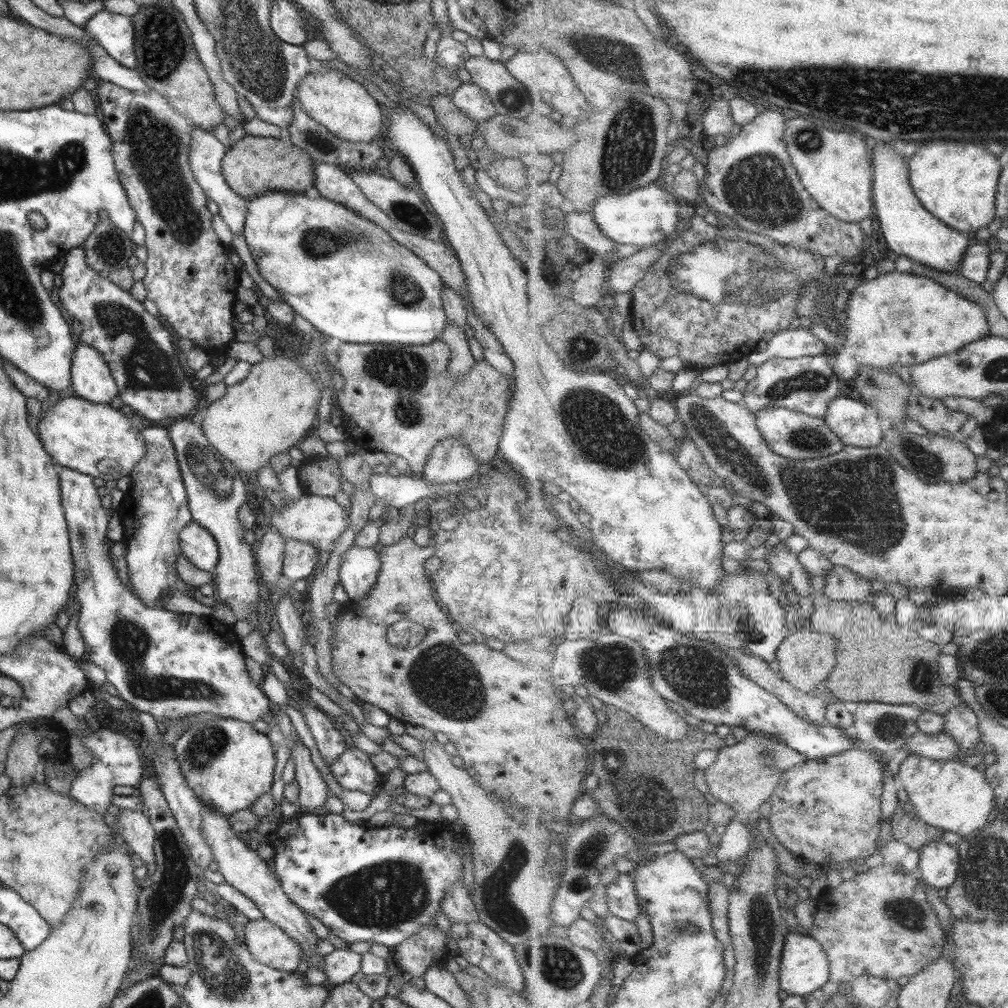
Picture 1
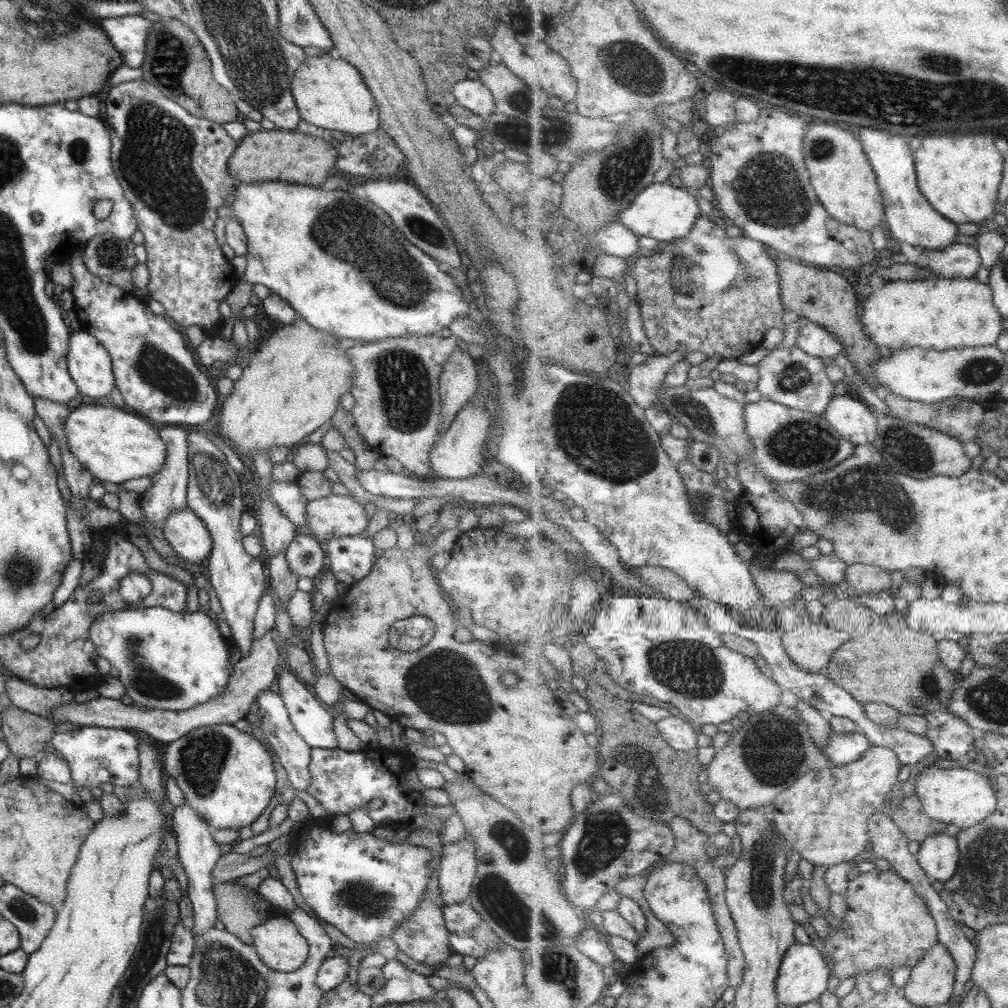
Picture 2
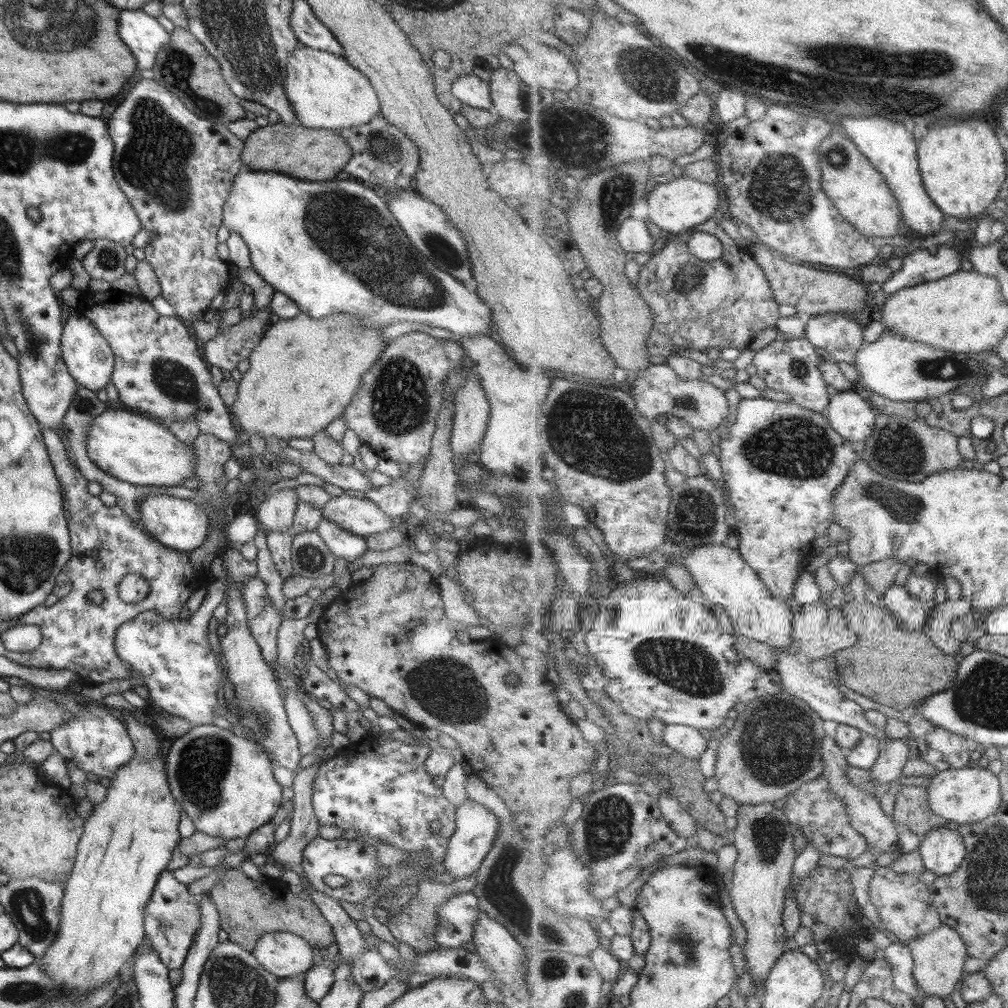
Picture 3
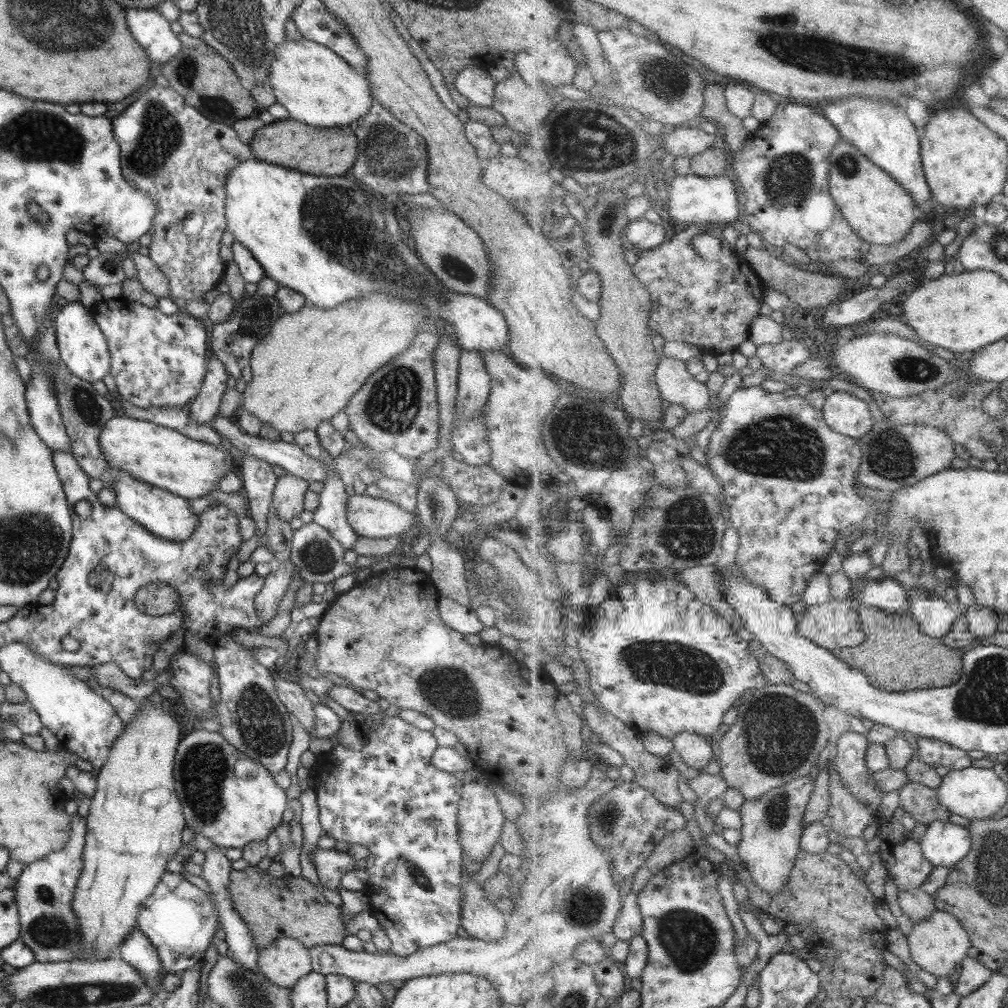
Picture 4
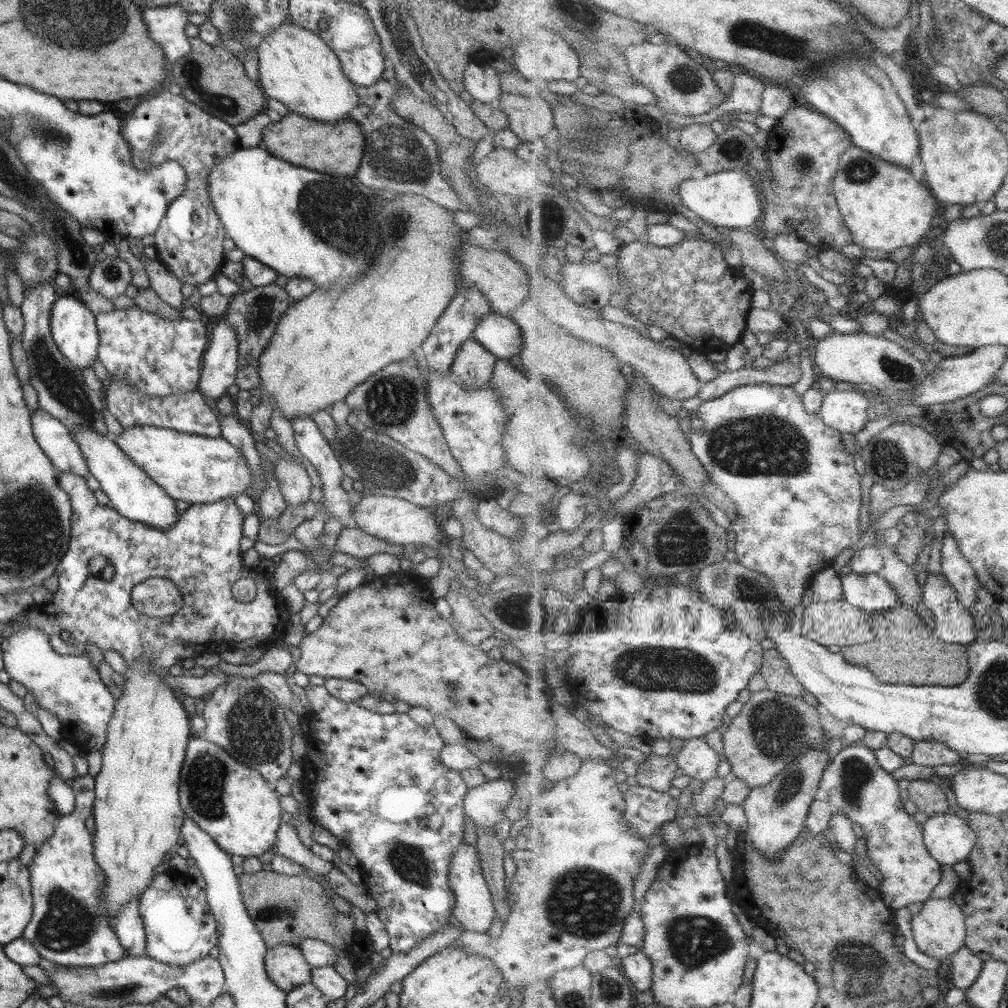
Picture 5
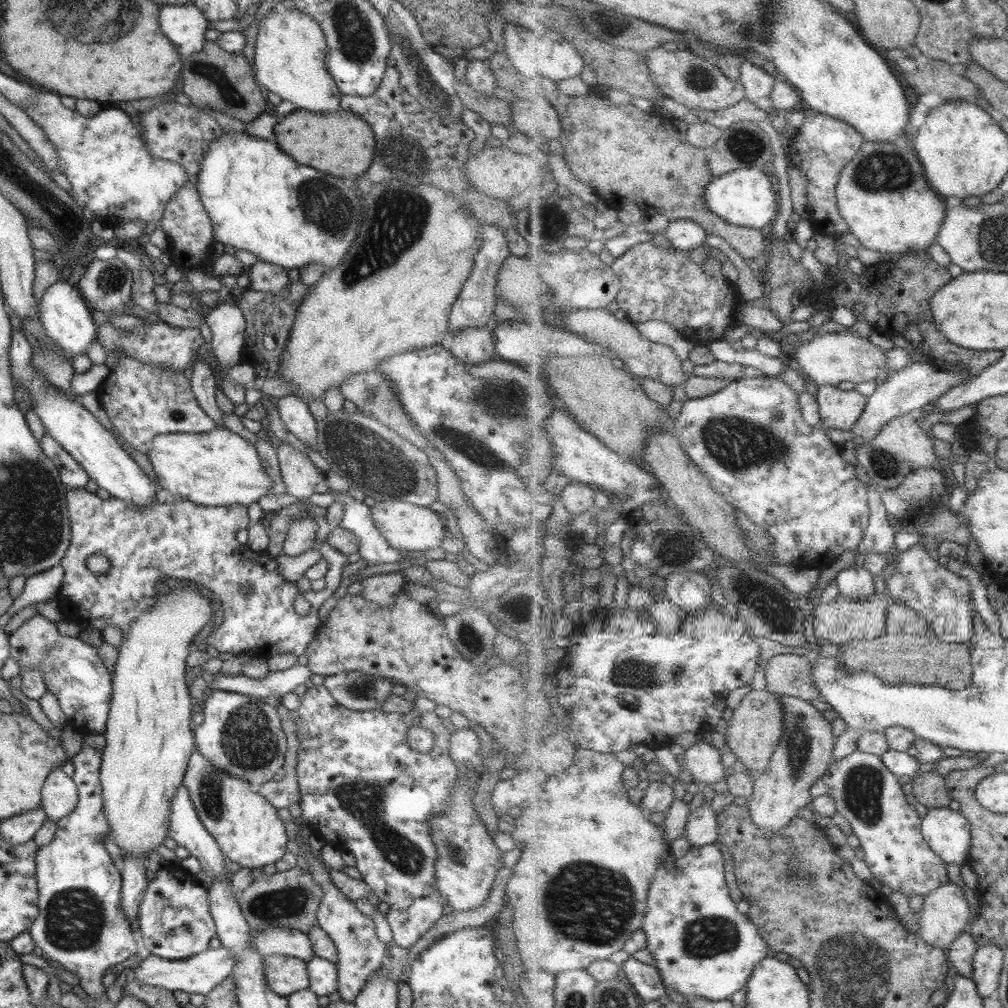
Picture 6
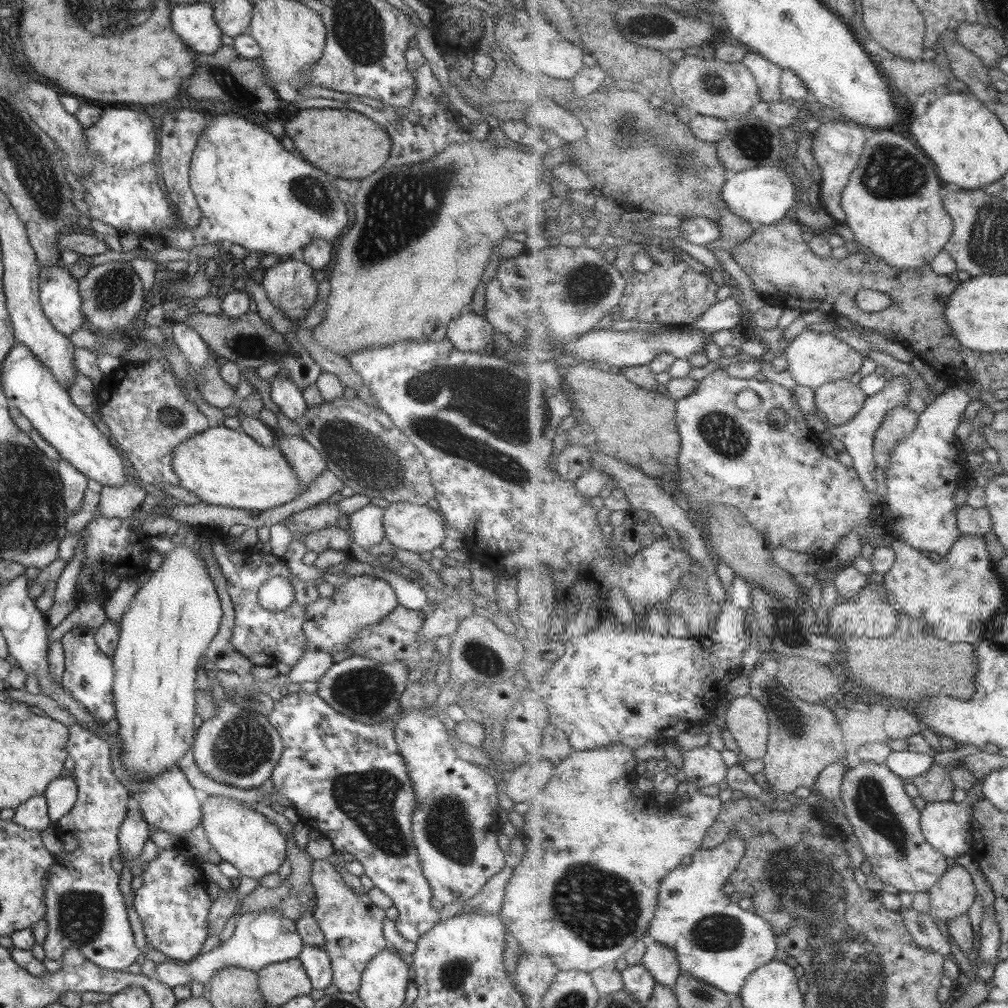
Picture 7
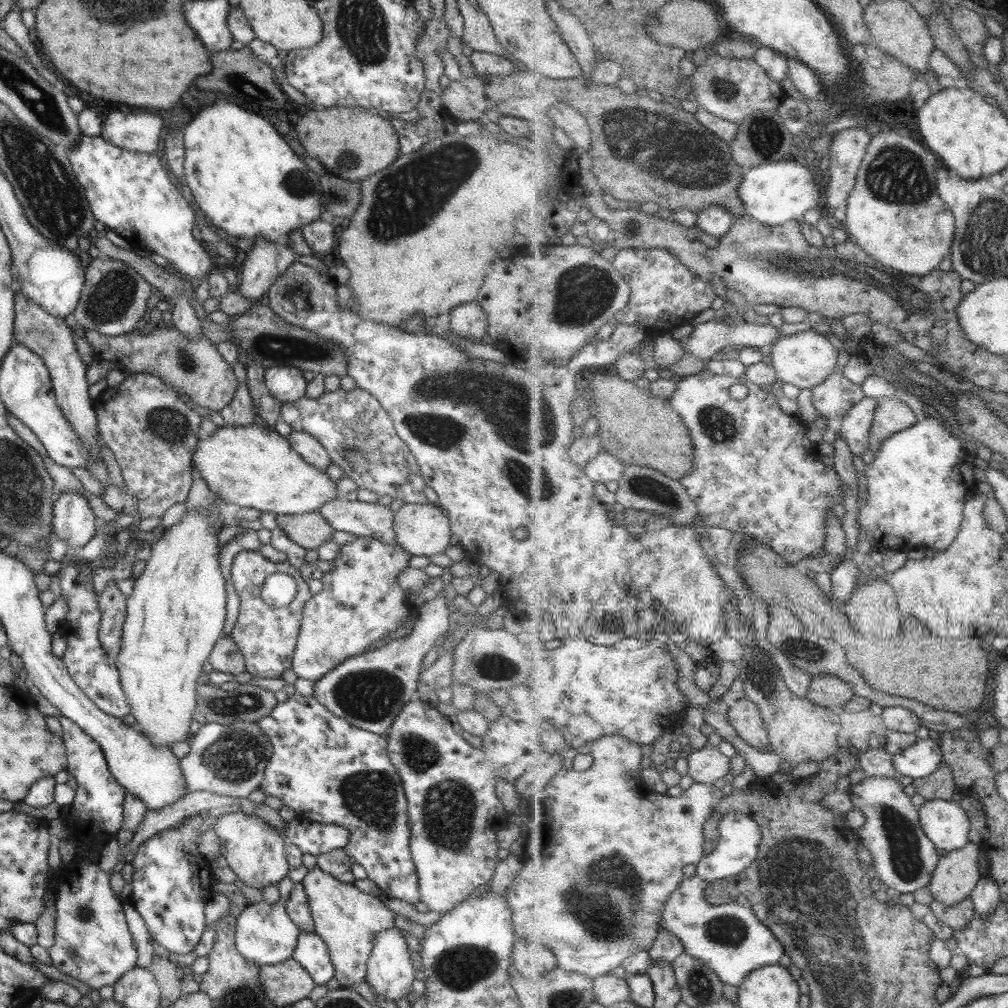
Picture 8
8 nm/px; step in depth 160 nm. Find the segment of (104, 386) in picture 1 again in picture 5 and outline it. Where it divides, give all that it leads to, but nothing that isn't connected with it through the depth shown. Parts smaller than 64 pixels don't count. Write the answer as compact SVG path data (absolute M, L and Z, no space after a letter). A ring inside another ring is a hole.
M69 292L55 300L51 306L51 315L49 315L49 328L56 347L70 364L79 369L92 366L97 358L99 335L95 327L94 315L85 308L78 298Z

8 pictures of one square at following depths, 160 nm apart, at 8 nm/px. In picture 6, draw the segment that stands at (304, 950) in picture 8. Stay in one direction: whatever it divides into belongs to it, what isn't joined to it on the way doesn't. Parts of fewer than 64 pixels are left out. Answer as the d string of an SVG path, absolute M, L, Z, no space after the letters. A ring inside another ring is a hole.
M313 955L306 962L308 989L316 996L327 996L338 990L336 966L328 960Z

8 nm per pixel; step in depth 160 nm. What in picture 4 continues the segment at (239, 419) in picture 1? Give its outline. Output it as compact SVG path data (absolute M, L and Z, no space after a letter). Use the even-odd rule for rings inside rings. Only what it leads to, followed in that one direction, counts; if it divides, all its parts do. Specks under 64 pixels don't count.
M381 293L358 296L330 310L317 309L305 302L299 311L284 313L275 320L268 333L252 348L248 362L251 382L240 394L239 409L258 418L261 424L272 426L279 433L294 435L302 430L315 430L321 421L329 421L334 414L344 410L349 399L378 366L409 346L415 333L429 318L425 312L417 303L407 303L405 298Z

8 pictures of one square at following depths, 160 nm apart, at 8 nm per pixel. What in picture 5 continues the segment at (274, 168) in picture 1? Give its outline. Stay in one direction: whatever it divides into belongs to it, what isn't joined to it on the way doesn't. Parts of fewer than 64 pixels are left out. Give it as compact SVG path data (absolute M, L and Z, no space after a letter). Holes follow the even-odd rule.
M283 116L279 122L270 122L261 129L261 146L275 158L281 158L293 166L303 166L307 170L325 172L333 170L339 176L353 174L361 160L363 136L355 122L315 122L301 116Z

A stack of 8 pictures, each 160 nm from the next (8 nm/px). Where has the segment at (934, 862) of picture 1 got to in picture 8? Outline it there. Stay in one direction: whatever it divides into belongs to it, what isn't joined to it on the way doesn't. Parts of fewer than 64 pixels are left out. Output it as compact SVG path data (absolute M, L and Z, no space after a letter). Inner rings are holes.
M944 799L929 800L919 809L921 826L940 851L959 850L971 842L971 822L959 803Z

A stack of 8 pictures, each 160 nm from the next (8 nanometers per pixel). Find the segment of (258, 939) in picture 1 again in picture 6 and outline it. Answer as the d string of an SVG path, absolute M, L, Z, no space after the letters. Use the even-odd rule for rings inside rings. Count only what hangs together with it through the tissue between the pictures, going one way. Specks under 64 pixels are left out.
M272 954L263 957L262 963L269 990L275 994L286 997L296 990L308 988L306 962L287 955Z

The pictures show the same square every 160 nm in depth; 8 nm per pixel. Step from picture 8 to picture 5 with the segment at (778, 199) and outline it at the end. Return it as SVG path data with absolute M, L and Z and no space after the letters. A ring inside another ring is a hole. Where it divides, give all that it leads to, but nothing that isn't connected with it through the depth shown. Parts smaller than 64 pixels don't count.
M726 170L706 175L702 179L685 179L680 184L679 191L684 206L720 228L747 228L764 216L763 202L757 185L753 182L752 171Z

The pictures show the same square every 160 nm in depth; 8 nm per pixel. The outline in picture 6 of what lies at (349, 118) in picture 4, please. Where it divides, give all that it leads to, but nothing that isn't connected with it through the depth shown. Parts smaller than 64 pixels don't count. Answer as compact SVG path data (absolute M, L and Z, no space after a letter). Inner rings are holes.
M277 3L259 21L251 66L254 79L264 92L273 92L281 100L287 100L297 108L305 108L309 112L335 112L339 110L339 102L343 94L325 68L325 48L326 42L322 30L309 15L296 9L285 9L281 3Z

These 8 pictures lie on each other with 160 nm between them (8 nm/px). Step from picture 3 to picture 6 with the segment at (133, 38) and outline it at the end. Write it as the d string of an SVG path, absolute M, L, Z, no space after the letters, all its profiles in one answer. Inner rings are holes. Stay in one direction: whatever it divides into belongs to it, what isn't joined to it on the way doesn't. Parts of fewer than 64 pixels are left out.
M192 4L159 5L157 20L163 36L181 58L202 49L207 20L197 7Z

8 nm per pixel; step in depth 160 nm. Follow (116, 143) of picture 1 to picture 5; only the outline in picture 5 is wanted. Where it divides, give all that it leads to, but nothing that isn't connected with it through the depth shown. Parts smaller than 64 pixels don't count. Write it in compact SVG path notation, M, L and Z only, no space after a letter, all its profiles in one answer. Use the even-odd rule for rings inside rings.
M161 92L153 98L139 102L139 106L121 120L120 135L126 142L135 170L148 170L165 161L175 161L185 173L185 190L182 190L173 202L169 203L163 218L153 233L153 249L156 259L167 271L177 278L181 285L198 287L205 281L214 280L224 262L222 242L225 238L223 223L214 212L208 193L208 176L216 160L225 158L239 147L234 128L213 115L205 114L194 104L183 100L181 96Z

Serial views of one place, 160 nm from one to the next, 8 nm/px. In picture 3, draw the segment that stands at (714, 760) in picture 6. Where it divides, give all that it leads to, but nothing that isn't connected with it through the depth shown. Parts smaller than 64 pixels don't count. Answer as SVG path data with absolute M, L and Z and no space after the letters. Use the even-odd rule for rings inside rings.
M673 725L666 726L665 732L665 743L667 745L682 753L686 758L691 760L700 761L703 754L707 752L707 741L701 732L695 728L689 726Z

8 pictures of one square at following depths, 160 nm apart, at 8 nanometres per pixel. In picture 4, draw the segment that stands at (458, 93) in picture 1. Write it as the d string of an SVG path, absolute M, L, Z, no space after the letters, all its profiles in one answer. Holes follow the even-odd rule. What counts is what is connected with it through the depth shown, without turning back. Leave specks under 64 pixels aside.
M476 65L465 67L454 78L454 87L457 92L470 104L483 108L492 106L495 83L495 78Z

